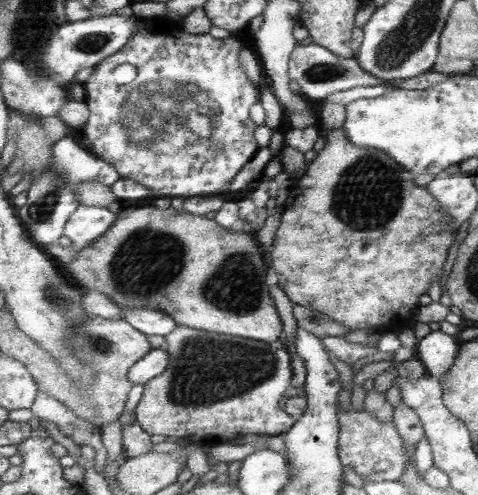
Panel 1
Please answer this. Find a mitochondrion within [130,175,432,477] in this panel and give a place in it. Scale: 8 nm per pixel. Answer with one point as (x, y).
(205, 373)

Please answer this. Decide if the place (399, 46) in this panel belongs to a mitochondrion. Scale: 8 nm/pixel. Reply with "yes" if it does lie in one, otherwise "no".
yes

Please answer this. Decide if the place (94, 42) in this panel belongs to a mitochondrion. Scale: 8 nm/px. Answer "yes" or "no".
yes

